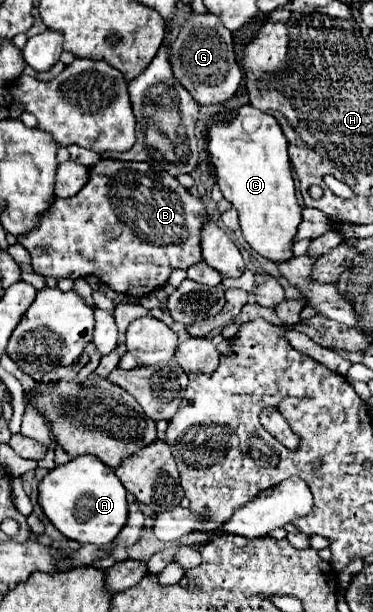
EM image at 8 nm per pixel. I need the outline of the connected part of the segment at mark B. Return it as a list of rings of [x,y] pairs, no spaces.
[[[99,161],[91,167],[87,185],[69,199],[55,199],[49,213],[35,231],[19,235],[19,243],[31,253],[33,271],[53,279],[87,279],[95,275],[113,291],[127,297],[143,297],[155,287],[167,283],[171,271],[187,269],[201,261],[199,231],[207,223],[207,207],[191,195],[175,177],[155,171],[149,163],[133,161]]]

